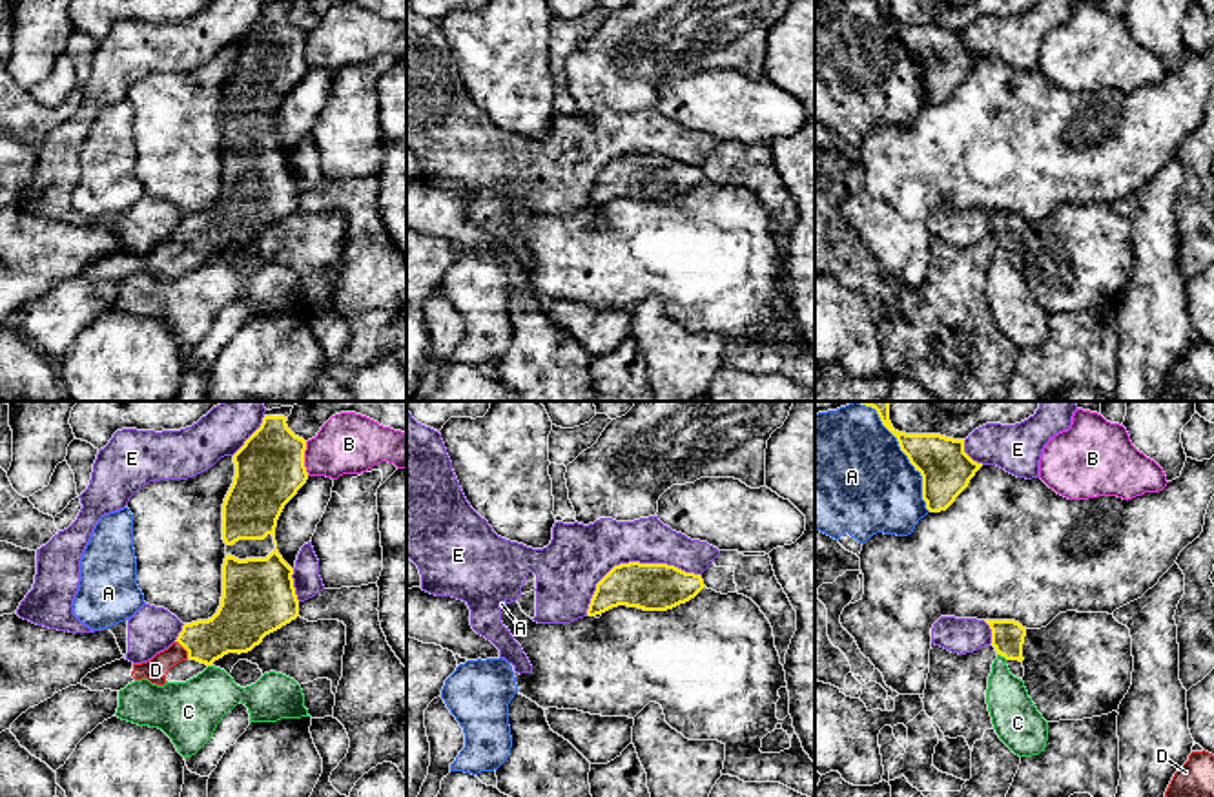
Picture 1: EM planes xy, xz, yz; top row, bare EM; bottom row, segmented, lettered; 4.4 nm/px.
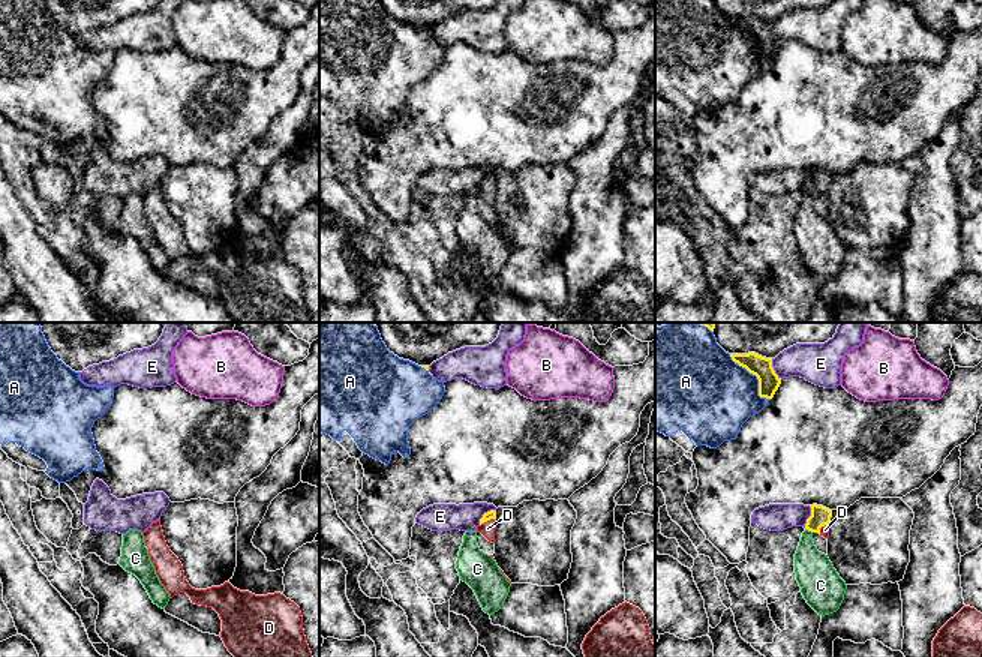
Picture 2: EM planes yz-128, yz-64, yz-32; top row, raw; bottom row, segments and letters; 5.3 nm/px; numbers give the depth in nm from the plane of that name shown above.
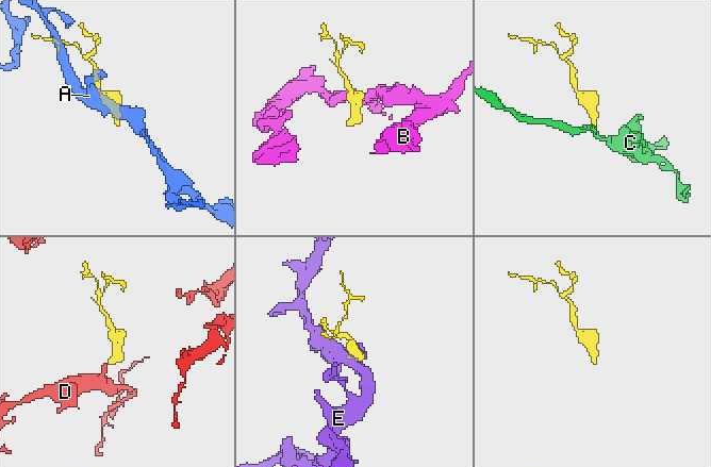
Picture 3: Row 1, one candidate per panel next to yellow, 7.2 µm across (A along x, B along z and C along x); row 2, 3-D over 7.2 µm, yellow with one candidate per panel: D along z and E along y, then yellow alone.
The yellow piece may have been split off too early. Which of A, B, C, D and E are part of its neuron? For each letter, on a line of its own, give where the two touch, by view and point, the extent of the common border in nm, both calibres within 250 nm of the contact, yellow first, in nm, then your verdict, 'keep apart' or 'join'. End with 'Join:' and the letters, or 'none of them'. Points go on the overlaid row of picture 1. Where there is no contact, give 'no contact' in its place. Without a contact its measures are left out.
A: yz (901, 449) | 600 nm | 220/500 nm | keep apart
B: xy (303, 458) | 150 nm | 300/280 nm | keep apart
C: yz (1003, 655) | 50 nm | 140/190 nm | keep apart
D: xy (185, 648) | 100 nm | 220/110 nm | join
E: xz (633, 562) | 550 nm | 200/280 nm | keep apart
Join: D

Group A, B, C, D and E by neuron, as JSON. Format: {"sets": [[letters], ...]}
{"sets": [["A"], ["B"], ["C"], ["D"], ["E"]]}

